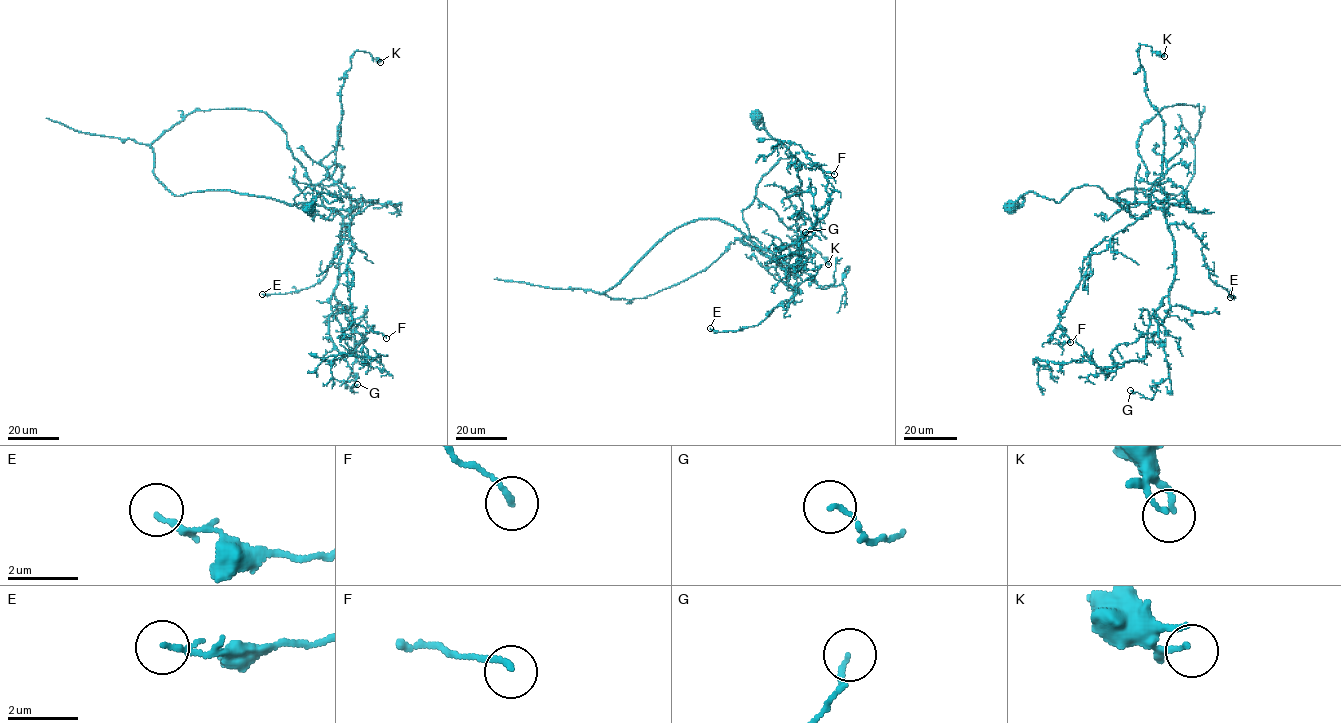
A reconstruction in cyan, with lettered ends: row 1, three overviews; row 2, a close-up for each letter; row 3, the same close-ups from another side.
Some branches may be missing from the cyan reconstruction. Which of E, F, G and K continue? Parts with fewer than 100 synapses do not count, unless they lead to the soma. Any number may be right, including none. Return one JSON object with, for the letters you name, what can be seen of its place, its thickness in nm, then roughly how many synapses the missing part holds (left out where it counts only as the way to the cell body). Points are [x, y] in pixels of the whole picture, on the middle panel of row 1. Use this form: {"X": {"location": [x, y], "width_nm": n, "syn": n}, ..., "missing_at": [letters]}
{"missing_at": []}

